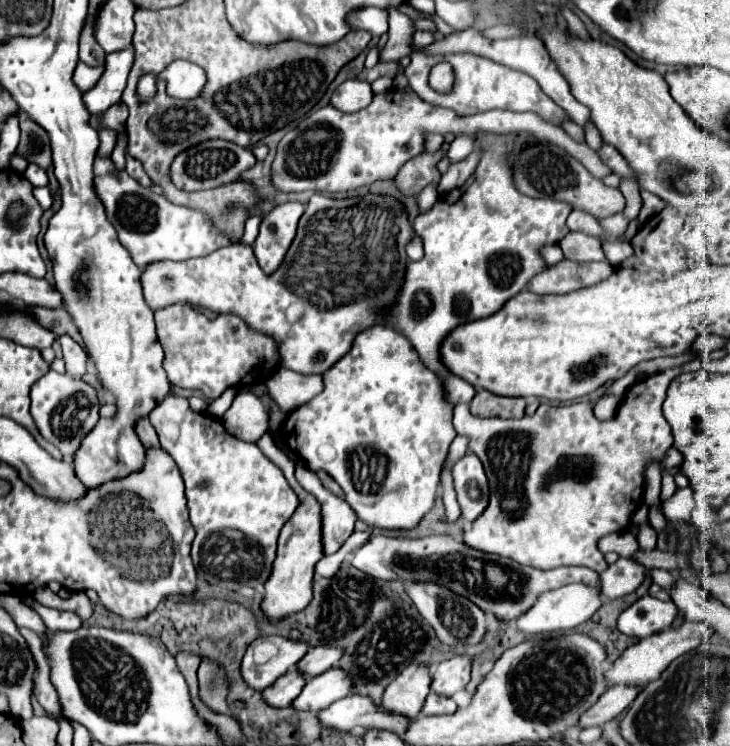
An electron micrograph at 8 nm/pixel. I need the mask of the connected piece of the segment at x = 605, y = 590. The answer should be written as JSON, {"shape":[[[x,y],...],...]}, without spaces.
{"shape":[[[619,557],[600,574],[602,595],[614,599],[632,593],[641,585],[645,574],[646,569],[642,565]]]}

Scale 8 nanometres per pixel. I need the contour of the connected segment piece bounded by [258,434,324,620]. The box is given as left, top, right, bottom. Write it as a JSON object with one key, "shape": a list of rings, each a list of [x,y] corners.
{"shape":[[[264,434],[264,440],[258,444],[258,448],[276,464],[282,468],[288,484],[292,486],[292,490],[296,492],[300,504],[296,508],[296,512],[292,514],[292,518],[284,524],[280,538],[278,538],[278,554],[274,560],[274,568],[272,574],[266,582],[266,596],[262,602],[262,610],[266,612],[266,616],[270,620],[276,618],[284,618],[288,614],[296,614],[300,610],[304,610],[304,606],[308,606],[308,602],[312,600],[312,576],[314,576],[314,566],[316,562],[324,556],[324,548],[322,548],[322,510],[318,500],[308,494],[302,486],[298,486],[296,478],[294,478],[294,464],[276,448],[276,444],[272,442],[270,434]]]}

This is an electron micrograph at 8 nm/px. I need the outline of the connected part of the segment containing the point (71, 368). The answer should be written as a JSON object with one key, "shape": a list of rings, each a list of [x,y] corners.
{"shape":[[[60,336],[60,344],[62,344],[62,352],[64,352],[64,362],[66,362],[66,372],[70,376],[84,376],[86,374],[86,366],[88,366],[88,356],[82,352],[80,346],[76,346],[76,342],[72,342],[72,338],[68,336]]]}

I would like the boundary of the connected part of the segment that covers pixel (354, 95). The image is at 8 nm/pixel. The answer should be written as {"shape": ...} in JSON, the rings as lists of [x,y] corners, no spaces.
{"shape":[[[346,80],[342,82],[334,94],[332,94],[332,106],[340,112],[352,114],[358,110],[364,110],[372,102],[372,90],[368,82],[362,80]]]}

